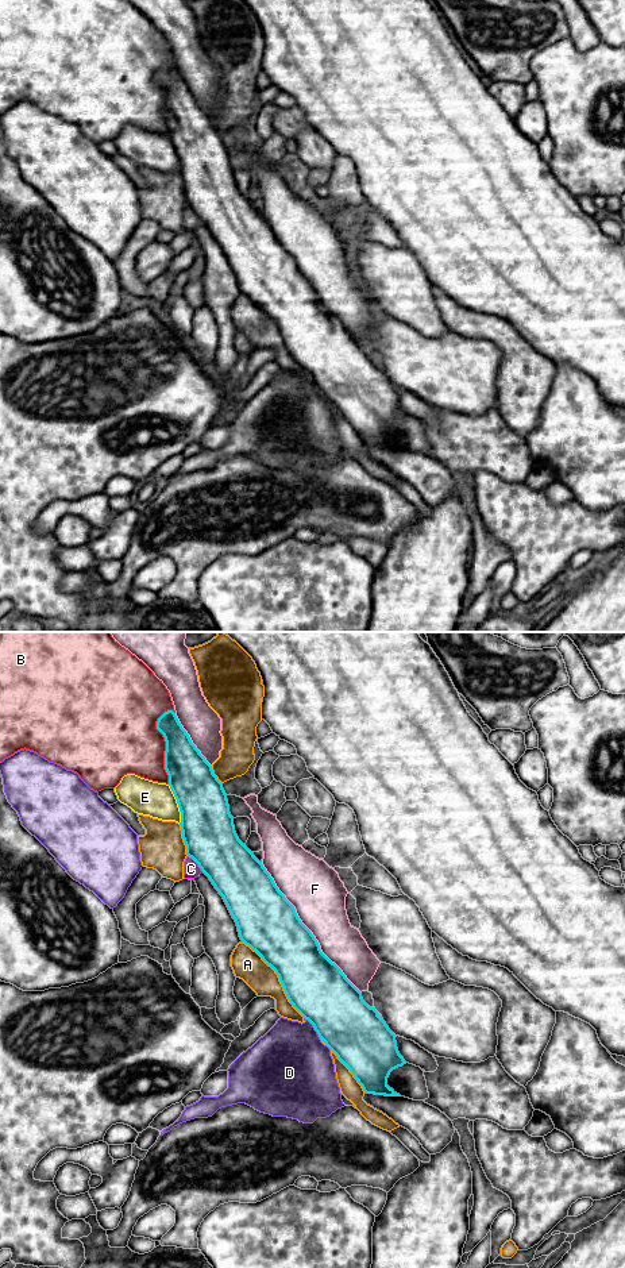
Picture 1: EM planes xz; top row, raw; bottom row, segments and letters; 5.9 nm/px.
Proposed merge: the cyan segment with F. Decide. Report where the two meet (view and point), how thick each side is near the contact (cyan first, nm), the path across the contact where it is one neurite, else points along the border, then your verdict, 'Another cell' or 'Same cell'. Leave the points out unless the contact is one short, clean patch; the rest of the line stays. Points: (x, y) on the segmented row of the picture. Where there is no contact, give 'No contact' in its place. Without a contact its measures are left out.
Touches cyan at xz (307, 928). Thickness 360 nm (cyan) against 320 nm. Same cell

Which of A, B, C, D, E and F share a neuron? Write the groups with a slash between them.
A / B / C / D / E / F

